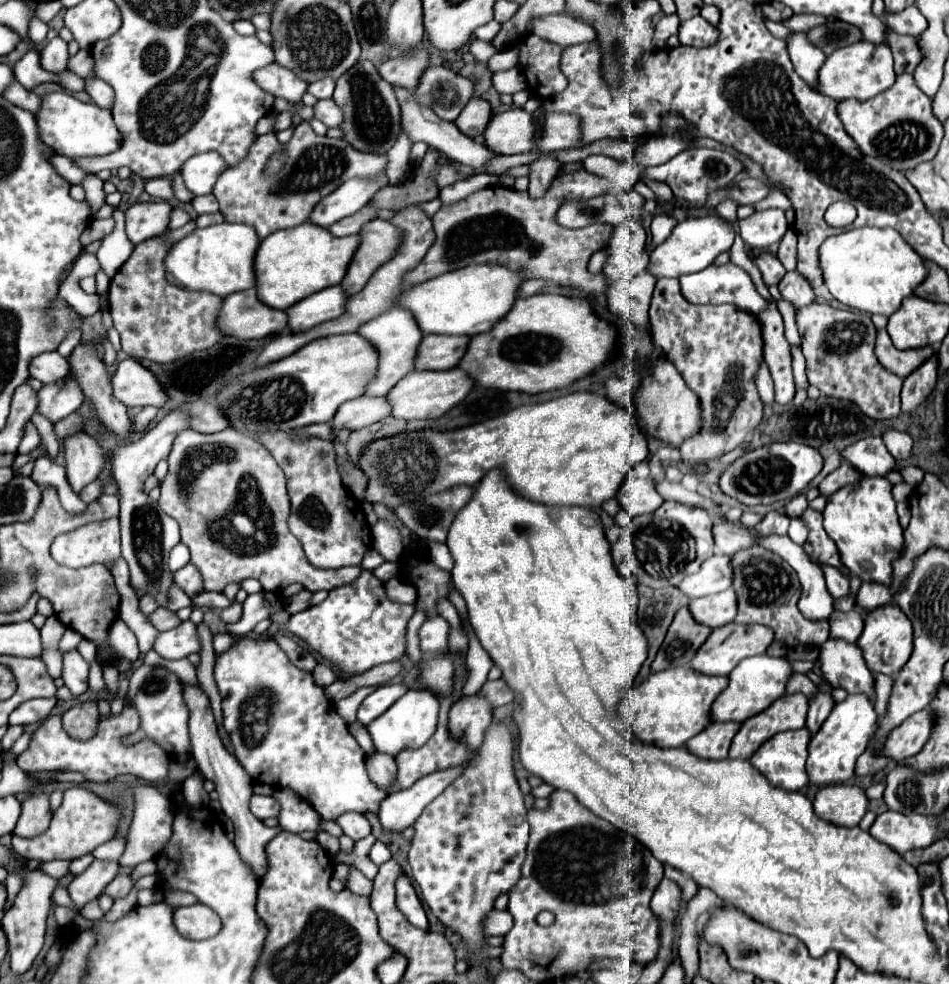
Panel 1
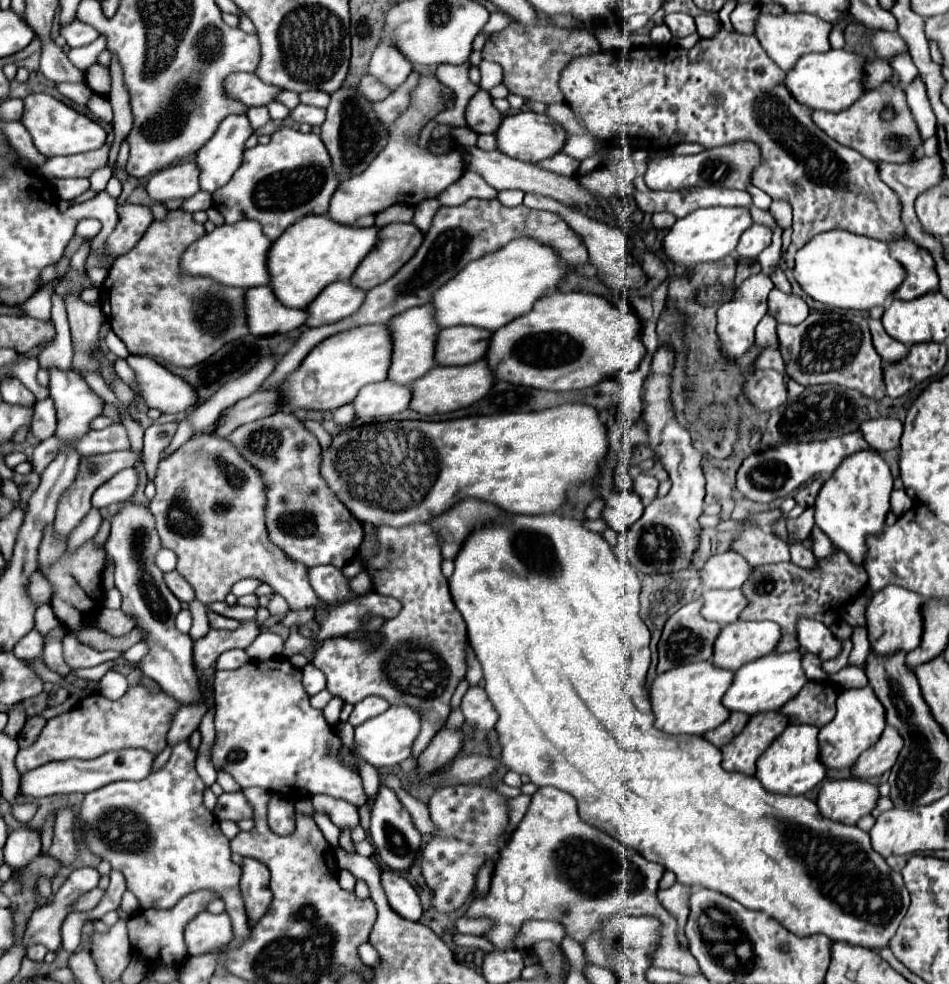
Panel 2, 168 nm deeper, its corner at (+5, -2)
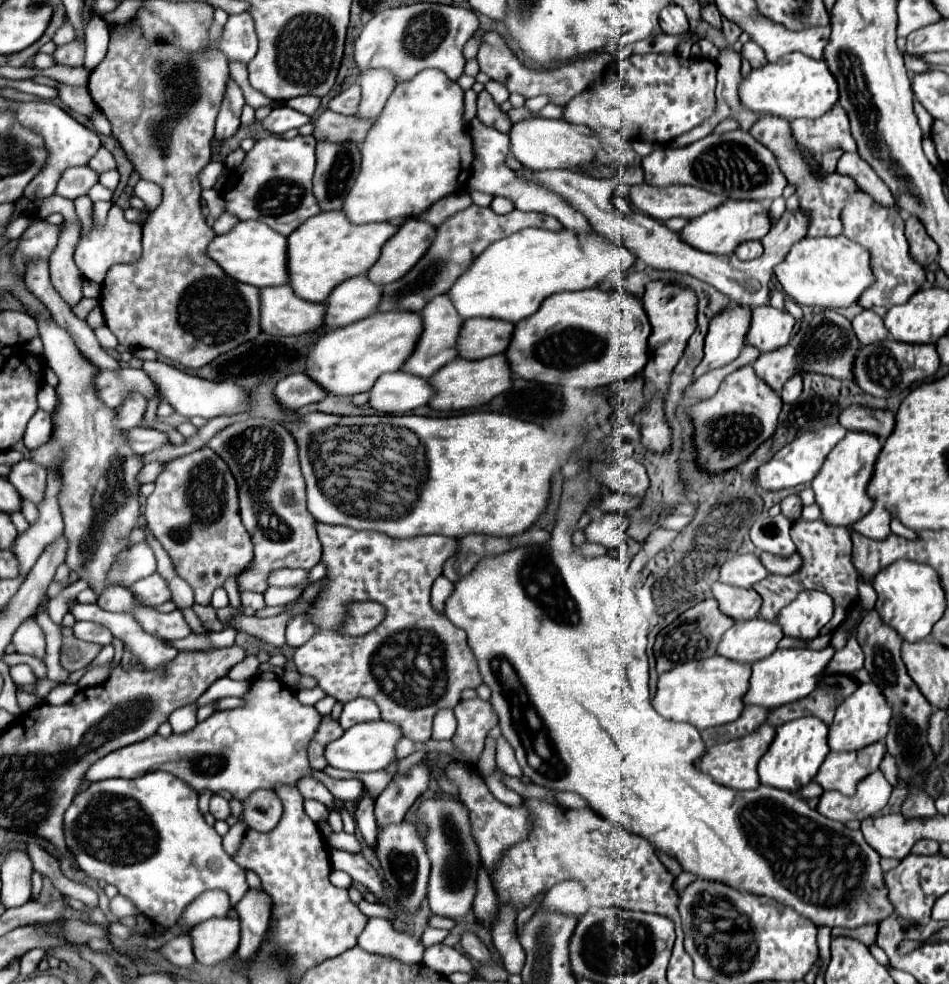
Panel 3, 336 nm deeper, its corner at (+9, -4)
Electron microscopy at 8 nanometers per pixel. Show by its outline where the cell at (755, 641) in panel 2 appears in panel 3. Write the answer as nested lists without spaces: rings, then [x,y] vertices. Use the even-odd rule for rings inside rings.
[[[758,617],[736,621],[734,627],[730,627],[718,643],[718,653],[740,663],[756,663],[772,655],[782,637],[782,627],[776,621]]]

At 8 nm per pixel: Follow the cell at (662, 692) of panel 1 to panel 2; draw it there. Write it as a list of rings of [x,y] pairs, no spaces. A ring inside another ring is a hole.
[[[710,661],[678,665],[658,675],[648,691],[654,715],[654,727],[666,731],[668,735],[702,735],[704,731],[718,727],[730,715],[720,701],[722,695],[728,691],[732,677],[734,671],[714,667]]]

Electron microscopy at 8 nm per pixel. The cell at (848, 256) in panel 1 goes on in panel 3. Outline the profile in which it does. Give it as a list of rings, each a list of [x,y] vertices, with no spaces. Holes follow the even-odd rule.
[[[804,237],[784,257],[778,267],[774,267],[774,275],[782,285],[782,291],[794,299],[798,305],[822,307],[822,309],[838,309],[848,307],[858,301],[866,287],[874,283],[874,275],[870,269],[870,253],[860,243],[838,237]]]

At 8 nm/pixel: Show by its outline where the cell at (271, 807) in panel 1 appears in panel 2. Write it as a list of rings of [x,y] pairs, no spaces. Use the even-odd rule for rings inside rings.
[[[236,791],[236,793],[222,793],[218,797],[218,803],[216,803],[216,809],[214,809],[214,815],[220,819],[220,821],[242,821],[242,819],[252,819],[252,807],[248,803],[248,799],[244,799],[244,793],[242,791]]]

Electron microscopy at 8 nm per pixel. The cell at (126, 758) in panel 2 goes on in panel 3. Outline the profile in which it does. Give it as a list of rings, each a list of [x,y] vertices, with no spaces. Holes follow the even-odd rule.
[[[256,679],[252,691],[248,691],[244,699],[244,707],[218,711],[188,733],[172,733],[170,737],[154,733],[146,741],[108,753],[88,769],[86,783],[112,777],[136,779],[148,771],[168,771],[188,783],[196,793],[202,793],[204,789],[212,793],[230,791],[236,799],[244,799],[252,791],[272,789],[276,783],[296,785],[302,775],[312,771],[312,775],[322,781],[336,799],[356,801],[360,797],[364,785],[358,779],[332,779],[310,767],[308,743],[316,733],[322,715],[314,707],[302,705],[292,687],[278,679]]]

